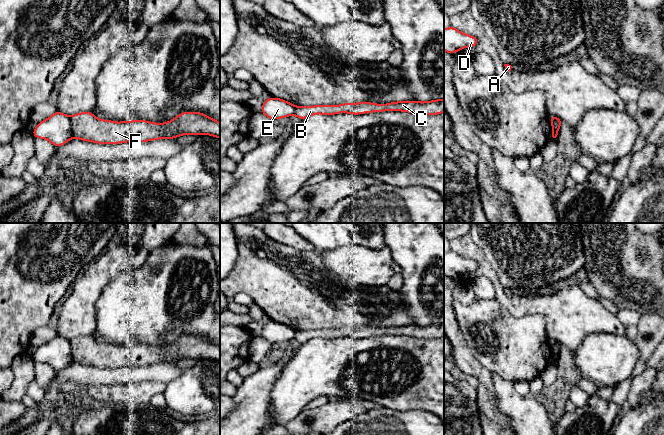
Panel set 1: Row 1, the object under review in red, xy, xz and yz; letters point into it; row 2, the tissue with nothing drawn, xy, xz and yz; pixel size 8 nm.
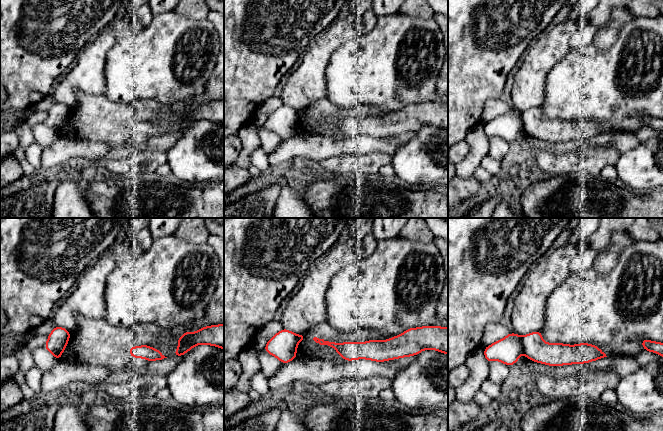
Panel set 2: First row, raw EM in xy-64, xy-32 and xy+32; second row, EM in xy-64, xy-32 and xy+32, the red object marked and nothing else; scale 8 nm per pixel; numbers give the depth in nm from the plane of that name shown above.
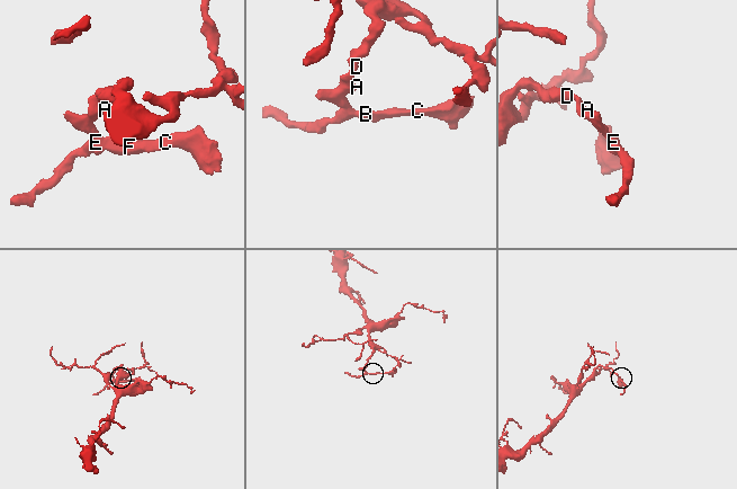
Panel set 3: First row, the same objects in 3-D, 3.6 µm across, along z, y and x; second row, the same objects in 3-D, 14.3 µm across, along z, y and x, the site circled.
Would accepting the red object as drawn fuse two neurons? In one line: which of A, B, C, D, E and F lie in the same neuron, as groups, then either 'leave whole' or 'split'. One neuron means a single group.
groups A D E / B C F; split

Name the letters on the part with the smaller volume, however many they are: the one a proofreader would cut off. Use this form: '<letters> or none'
B, C, F

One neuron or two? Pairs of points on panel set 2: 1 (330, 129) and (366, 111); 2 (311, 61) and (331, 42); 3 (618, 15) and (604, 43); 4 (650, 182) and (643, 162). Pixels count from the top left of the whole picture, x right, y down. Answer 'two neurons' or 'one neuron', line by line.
1: one neuron
2: one neuron
3: one neuron
4: one neuron

